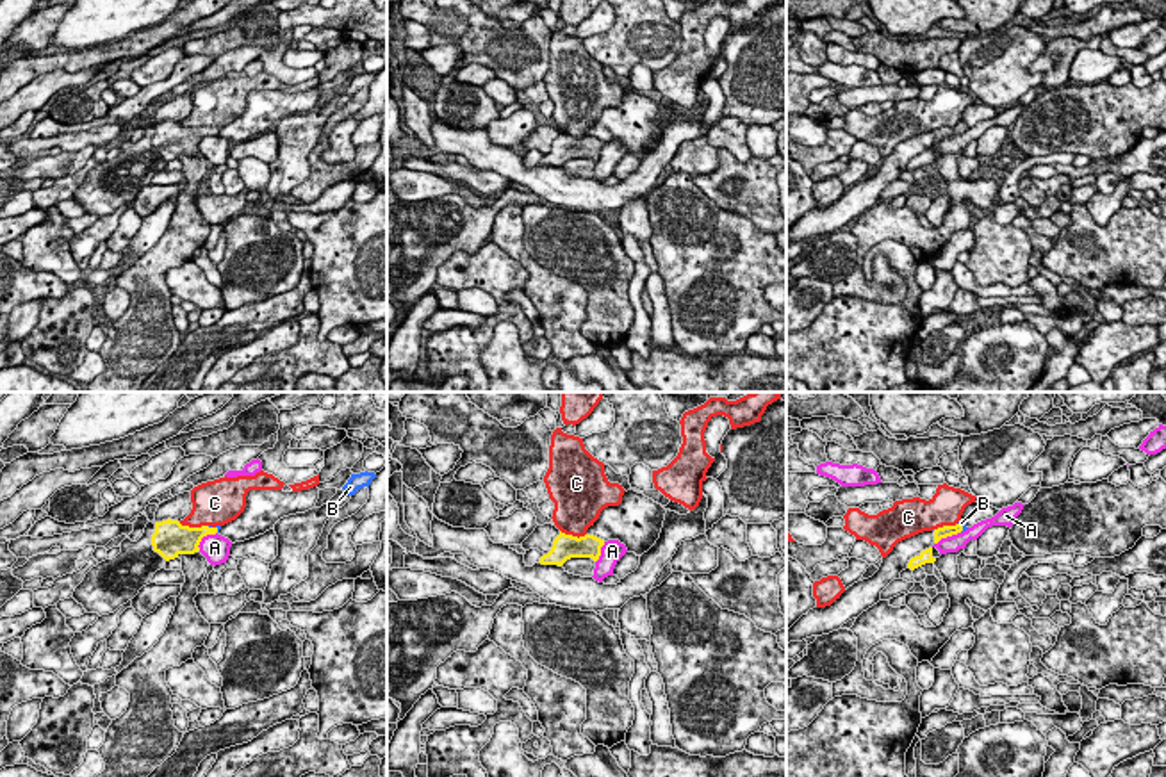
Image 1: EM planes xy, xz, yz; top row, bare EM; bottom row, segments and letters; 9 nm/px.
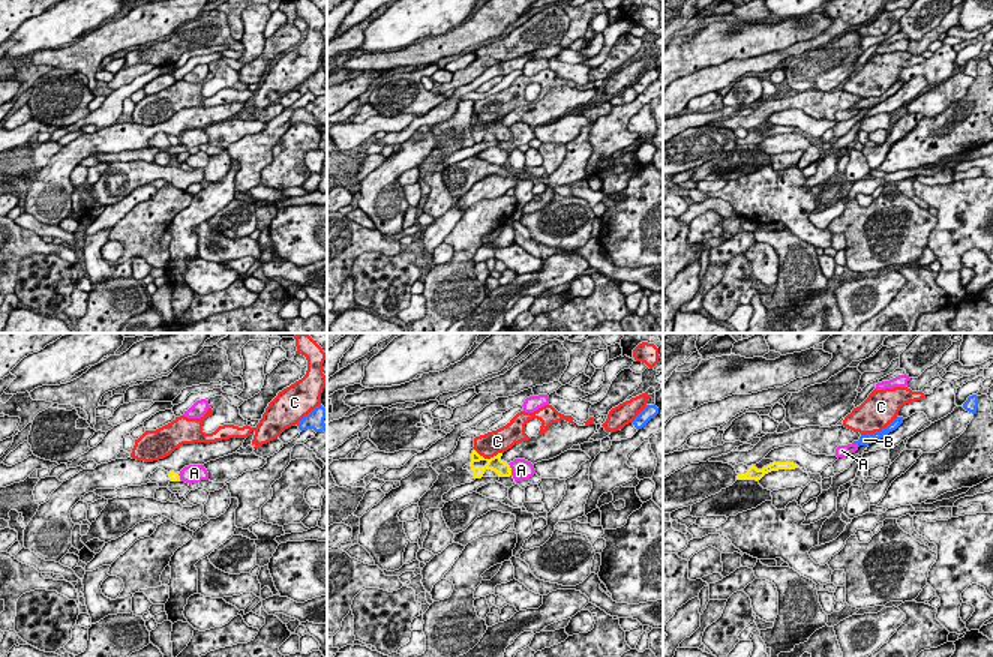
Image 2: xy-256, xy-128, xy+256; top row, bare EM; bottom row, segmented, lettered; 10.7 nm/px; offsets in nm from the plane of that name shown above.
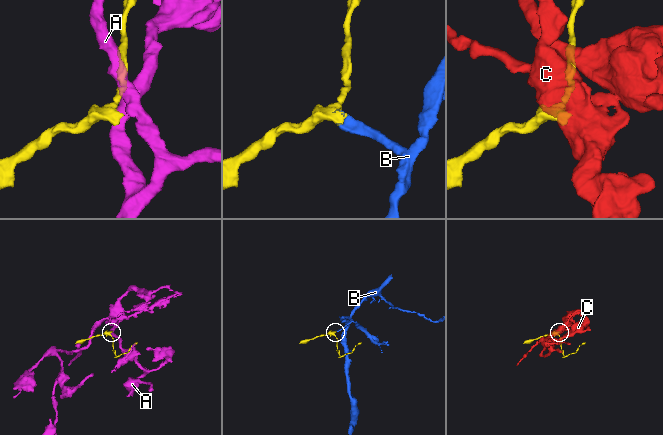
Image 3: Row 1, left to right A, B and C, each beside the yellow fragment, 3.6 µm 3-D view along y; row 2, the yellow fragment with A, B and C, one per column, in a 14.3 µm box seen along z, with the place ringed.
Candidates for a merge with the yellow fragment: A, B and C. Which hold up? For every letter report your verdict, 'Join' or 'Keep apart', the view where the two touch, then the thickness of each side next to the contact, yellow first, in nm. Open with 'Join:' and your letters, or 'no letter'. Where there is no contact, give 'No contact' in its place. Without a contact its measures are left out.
Join: B
A: Keep apart. Touches yellow in xy. Thickness 280 nm (yellow) against 240 nm
B: Join. Touches yellow in yz. Thickness 100 nm (yellow) against 50 nm
C: Keep apart. Touches yellow in xy. Thickness 320 nm (yellow) against 360 nm

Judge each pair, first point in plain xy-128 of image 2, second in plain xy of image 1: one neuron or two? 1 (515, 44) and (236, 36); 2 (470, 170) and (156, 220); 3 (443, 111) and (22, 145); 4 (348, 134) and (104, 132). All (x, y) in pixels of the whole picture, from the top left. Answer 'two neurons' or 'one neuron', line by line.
1: one neuron
2: two neurons
3: two neurons
4: one neuron

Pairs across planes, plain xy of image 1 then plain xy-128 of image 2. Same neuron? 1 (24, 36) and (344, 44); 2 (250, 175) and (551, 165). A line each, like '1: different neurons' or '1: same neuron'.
1: same neuron
2: same neuron

